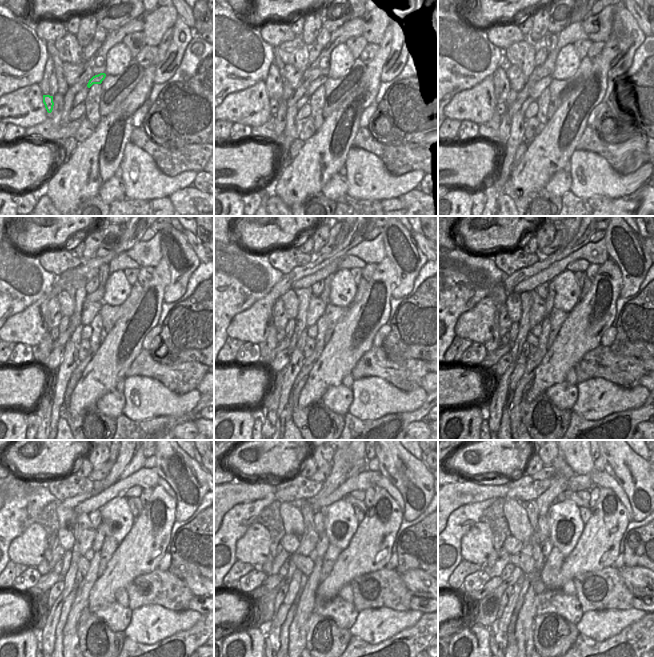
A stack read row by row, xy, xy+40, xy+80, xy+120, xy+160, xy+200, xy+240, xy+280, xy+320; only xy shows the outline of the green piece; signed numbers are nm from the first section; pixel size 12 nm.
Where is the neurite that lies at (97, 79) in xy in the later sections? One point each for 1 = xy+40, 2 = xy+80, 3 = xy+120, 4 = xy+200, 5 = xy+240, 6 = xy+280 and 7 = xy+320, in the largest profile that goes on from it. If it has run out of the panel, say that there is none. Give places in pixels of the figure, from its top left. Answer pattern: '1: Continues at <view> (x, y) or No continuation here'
1: Continues at xy+40 (321, 80)
2: Continues at xy+80 (541, 85)
3: Continues at xy+120 (90, 311)
4: Continues at xy+200 (538, 309)
5: Continues at xy+240 (87, 533)
6: Continues at xy+280 (308, 541)
7: Continues at xy+320 (527, 549)

